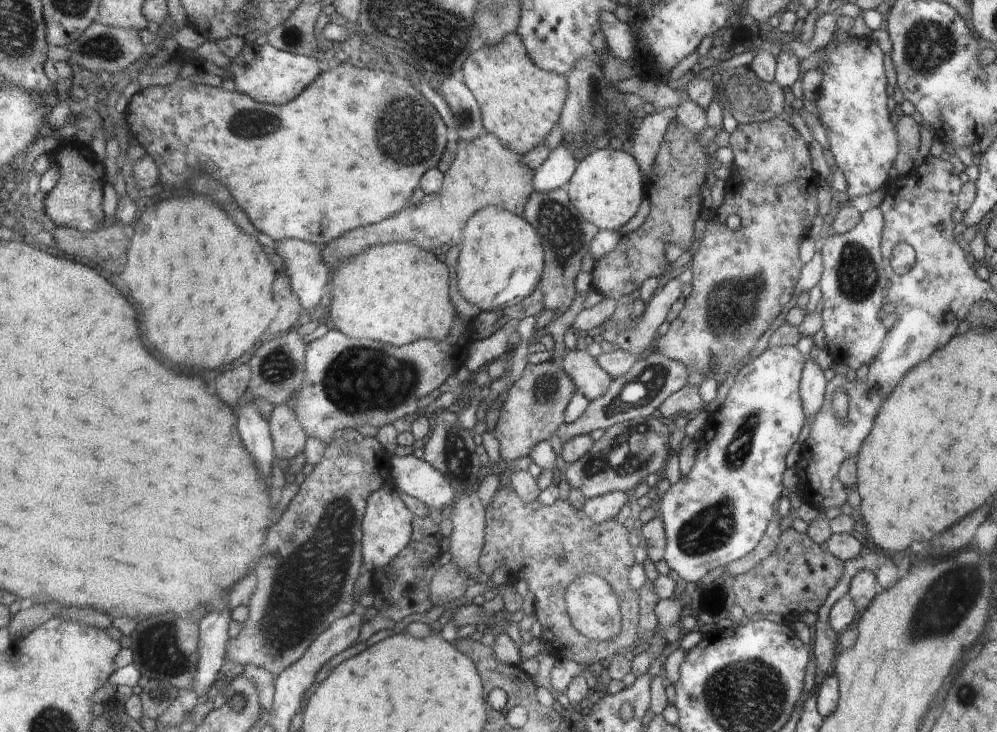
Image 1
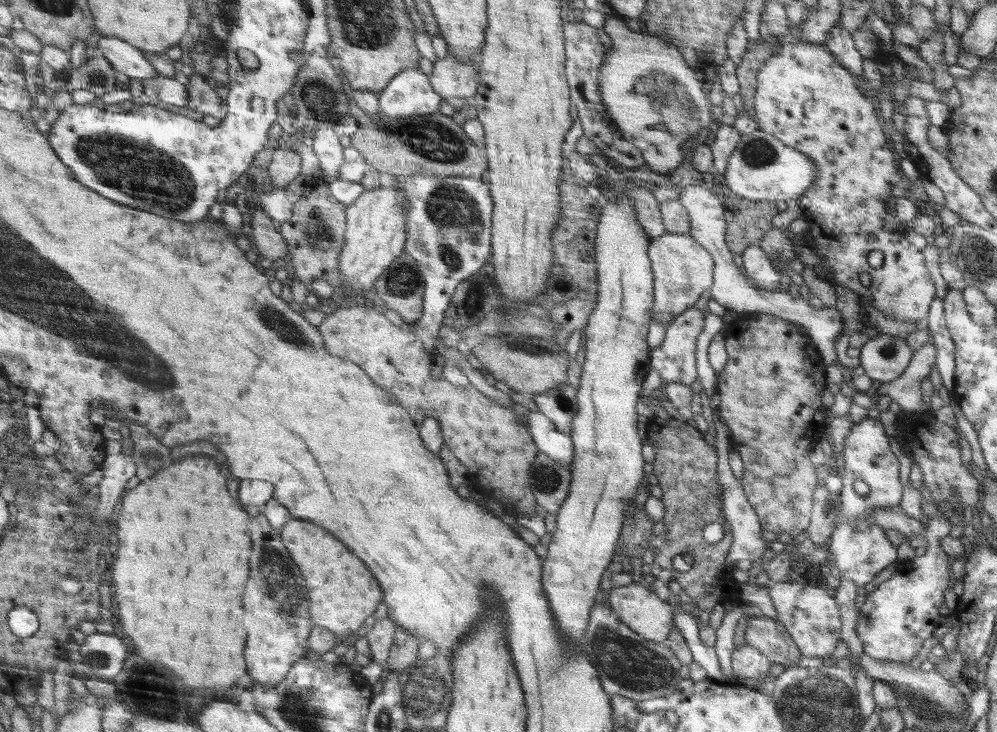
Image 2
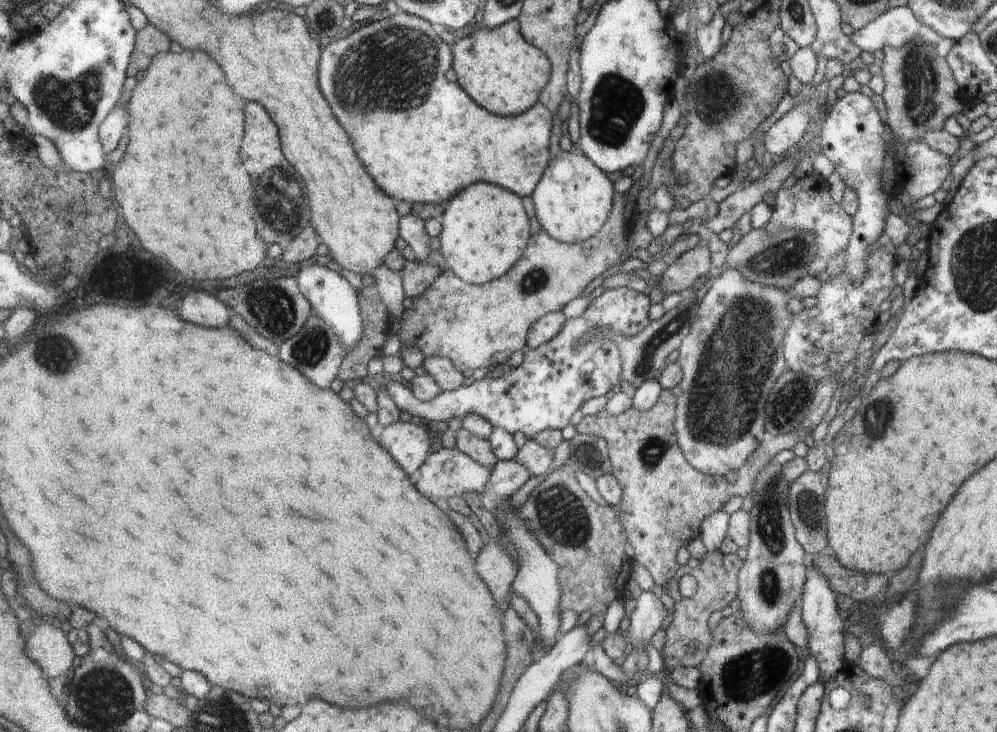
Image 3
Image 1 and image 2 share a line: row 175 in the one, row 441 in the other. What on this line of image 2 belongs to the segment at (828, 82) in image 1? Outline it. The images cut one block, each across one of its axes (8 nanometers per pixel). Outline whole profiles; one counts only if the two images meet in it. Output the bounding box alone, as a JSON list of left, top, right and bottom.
[827,419,903,587]

